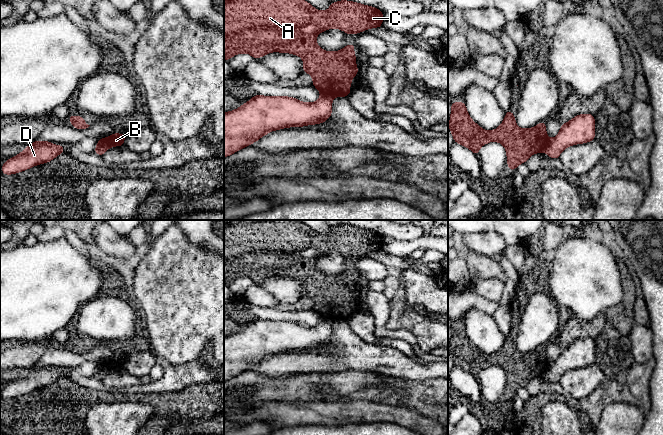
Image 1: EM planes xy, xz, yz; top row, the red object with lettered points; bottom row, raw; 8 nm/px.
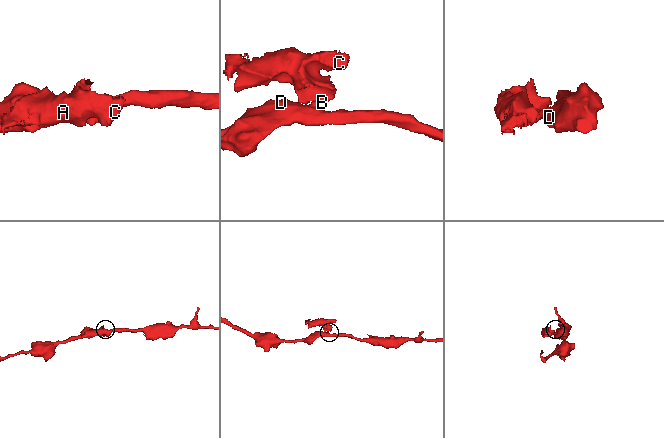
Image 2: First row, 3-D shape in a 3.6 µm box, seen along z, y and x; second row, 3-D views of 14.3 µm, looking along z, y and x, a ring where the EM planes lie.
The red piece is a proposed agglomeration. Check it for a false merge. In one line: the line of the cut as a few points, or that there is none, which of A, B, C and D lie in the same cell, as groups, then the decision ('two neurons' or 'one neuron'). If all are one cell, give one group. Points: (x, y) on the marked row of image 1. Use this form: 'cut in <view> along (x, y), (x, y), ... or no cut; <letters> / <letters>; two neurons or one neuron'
cut in yz along (550, 139), (544, 151); A B C / D; two neurons

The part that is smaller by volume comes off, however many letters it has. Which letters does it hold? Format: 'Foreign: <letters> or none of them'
Foreign: A, B, C

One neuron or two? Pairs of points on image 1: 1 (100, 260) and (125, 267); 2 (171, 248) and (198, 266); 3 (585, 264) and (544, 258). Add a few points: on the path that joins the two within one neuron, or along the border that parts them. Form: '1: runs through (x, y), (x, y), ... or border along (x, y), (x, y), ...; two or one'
1: runs through (106, 264), (109, 267), (119, 267); one
2: runs through (178, 255), (191, 266); one
3: border along (555, 250), (547, 282); two

